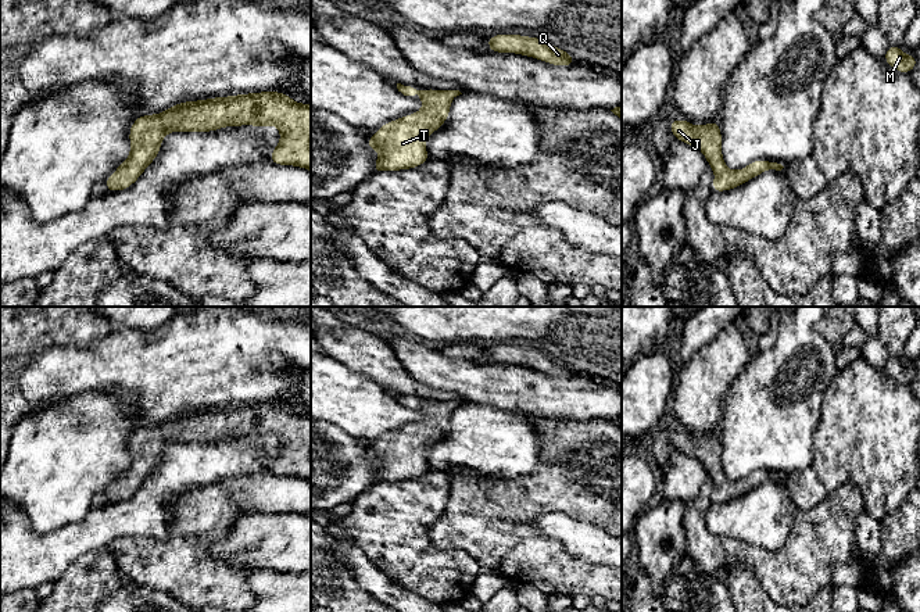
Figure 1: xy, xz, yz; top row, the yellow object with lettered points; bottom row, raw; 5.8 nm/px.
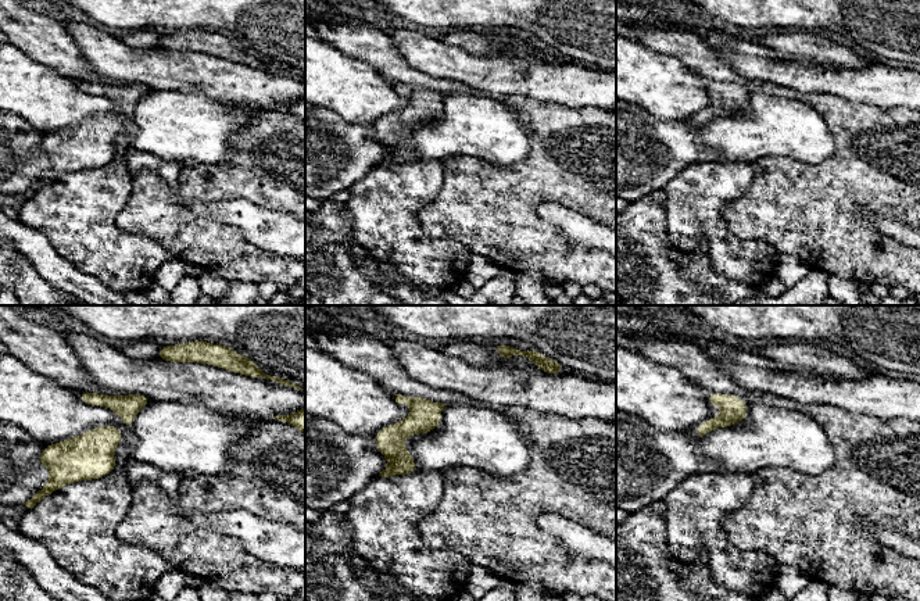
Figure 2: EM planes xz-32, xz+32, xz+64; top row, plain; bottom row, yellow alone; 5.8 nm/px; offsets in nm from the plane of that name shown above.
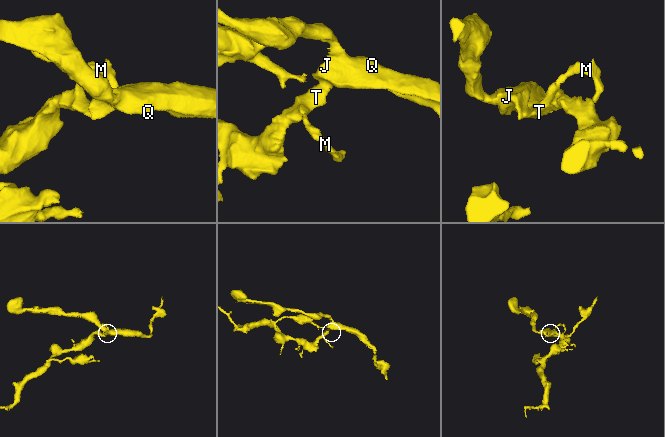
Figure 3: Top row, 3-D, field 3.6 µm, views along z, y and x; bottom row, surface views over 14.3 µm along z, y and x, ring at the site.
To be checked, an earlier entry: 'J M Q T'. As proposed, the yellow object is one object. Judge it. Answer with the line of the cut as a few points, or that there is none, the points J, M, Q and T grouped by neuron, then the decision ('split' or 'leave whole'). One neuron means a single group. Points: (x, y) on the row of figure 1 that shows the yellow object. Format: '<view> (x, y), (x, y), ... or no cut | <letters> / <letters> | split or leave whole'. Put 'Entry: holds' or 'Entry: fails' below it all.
no cut | J M Q T | leave whole
Entry: holds

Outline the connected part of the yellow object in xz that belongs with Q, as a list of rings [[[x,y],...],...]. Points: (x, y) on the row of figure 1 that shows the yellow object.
[[[500,33],[487,37],[487,47],[493,53],[527,56],[559,67],[572,67],[576,64],[569,51],[551,46],[547,37],[538,39],[515,33]]]

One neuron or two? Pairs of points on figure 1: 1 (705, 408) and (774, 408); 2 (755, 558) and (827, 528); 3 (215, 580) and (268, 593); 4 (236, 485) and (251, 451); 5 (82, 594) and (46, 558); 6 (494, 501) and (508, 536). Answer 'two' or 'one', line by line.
1: two
2: one
3: two
4: two
5: two
6: one

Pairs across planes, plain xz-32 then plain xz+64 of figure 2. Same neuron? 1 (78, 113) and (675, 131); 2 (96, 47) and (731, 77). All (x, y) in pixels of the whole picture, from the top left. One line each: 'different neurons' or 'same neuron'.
1: different neurons
2: different neurons

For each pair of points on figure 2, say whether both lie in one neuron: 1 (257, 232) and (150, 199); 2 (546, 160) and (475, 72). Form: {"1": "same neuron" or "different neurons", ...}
{"1": "different neurons", "2": "different neurons"}

